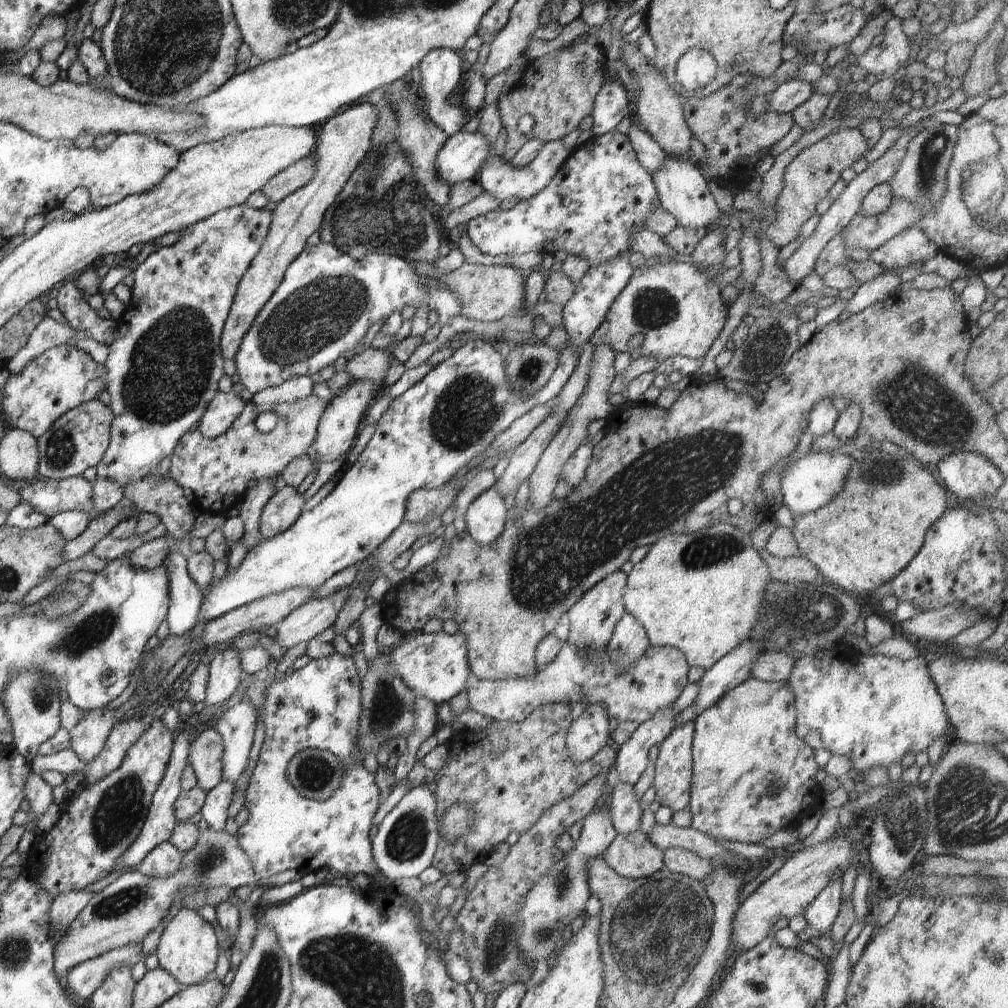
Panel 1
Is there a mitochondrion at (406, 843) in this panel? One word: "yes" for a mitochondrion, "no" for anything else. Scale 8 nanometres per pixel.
yes

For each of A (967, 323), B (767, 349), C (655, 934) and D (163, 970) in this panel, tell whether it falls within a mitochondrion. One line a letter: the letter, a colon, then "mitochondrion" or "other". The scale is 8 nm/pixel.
A: other
B: mitochondrion
C: mitochondrion
D: other

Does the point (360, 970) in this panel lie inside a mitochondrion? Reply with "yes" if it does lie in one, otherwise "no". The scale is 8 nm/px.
yes

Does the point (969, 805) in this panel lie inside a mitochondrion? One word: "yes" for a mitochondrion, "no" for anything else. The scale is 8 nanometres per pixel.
yes

